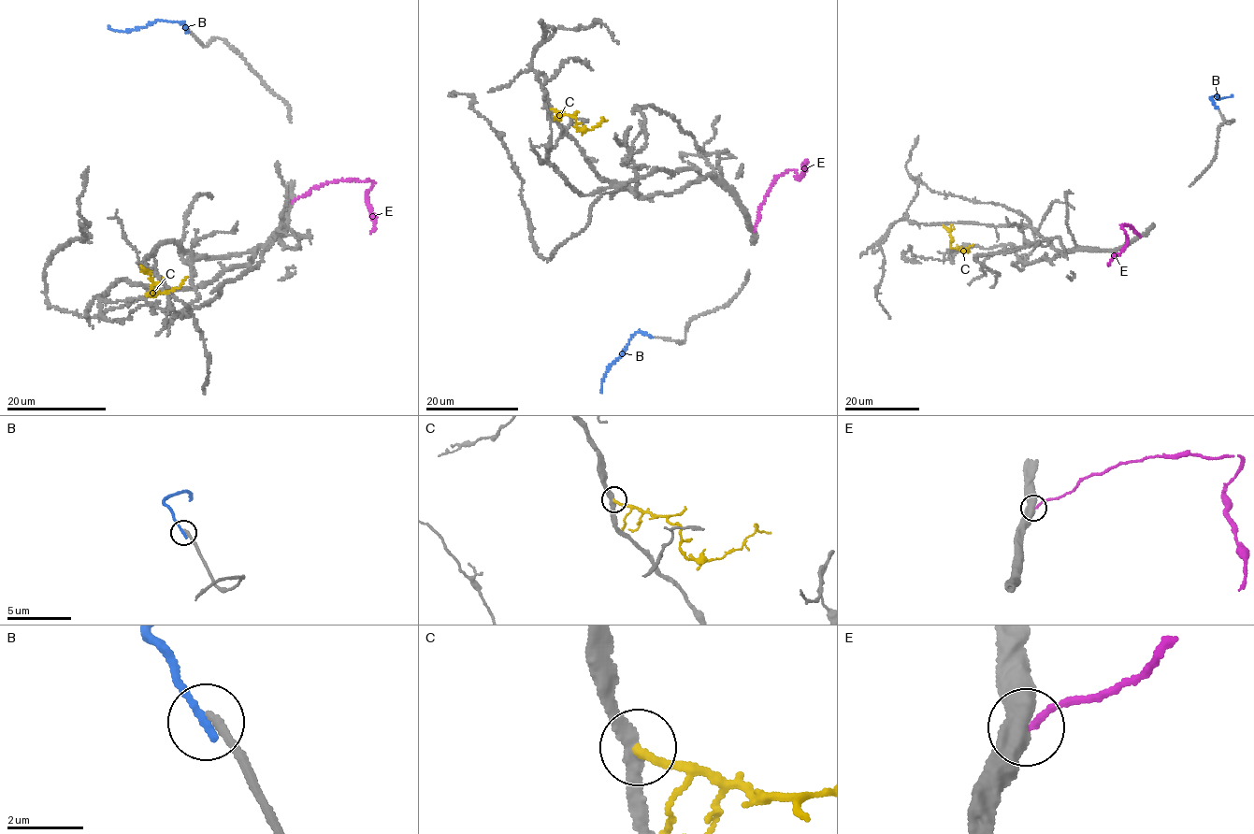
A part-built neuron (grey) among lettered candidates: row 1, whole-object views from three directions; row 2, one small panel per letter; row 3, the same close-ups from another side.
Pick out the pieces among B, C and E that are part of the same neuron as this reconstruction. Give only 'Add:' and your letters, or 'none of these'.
Add: none of these

